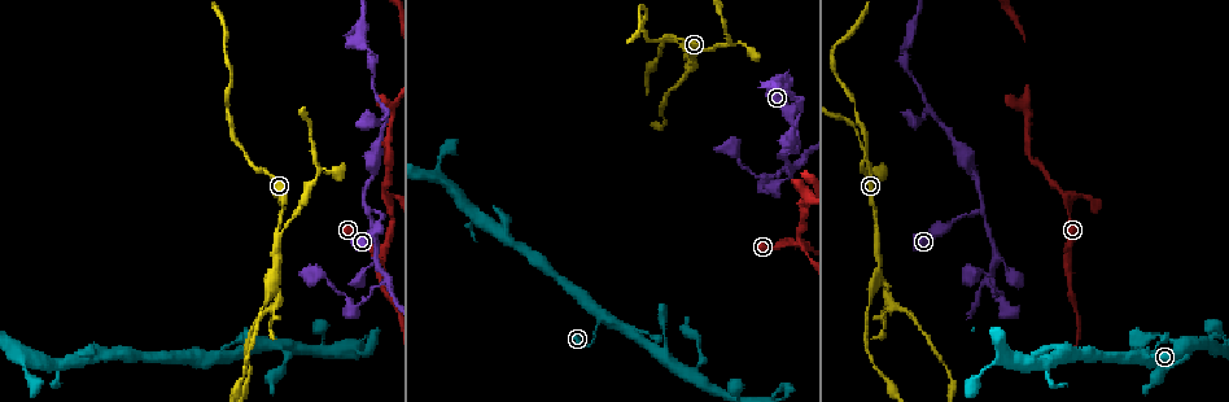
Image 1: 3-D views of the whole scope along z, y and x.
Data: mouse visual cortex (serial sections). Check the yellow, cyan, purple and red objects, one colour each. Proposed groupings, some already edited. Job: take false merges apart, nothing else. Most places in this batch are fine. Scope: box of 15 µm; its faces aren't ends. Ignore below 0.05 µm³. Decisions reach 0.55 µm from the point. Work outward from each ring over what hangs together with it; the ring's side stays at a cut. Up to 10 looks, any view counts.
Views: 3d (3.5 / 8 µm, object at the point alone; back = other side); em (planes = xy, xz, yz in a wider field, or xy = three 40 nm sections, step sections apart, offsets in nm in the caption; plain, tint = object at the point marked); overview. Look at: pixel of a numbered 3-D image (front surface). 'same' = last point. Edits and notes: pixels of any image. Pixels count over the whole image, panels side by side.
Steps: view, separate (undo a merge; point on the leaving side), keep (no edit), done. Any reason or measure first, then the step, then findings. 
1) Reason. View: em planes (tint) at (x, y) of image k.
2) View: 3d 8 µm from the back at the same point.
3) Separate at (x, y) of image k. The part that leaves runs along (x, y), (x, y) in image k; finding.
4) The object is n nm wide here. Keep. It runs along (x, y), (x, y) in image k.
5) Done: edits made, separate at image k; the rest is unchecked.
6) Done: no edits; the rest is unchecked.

A fork. View: 3d 8 µm from the back at (1068, 201) of image 1.

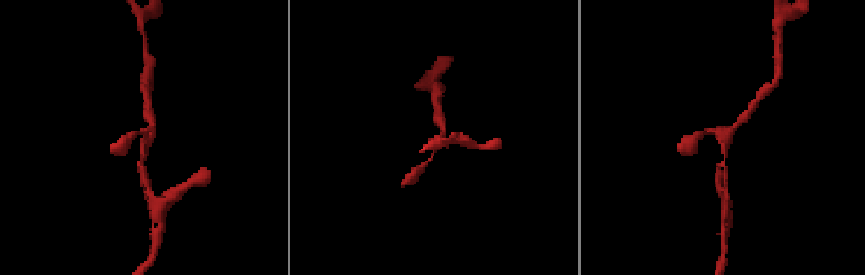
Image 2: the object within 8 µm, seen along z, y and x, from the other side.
Closer look. View: 3d 3.5 µm at (726, 140) of image 2.

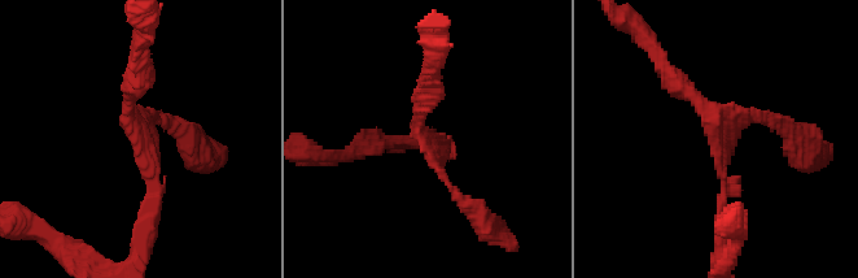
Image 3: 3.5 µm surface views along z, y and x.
3 arms meet here; the arms are 100, 150, 200 nm wide. View: em xy step 2 (tint) at (717, 136) of image 3.

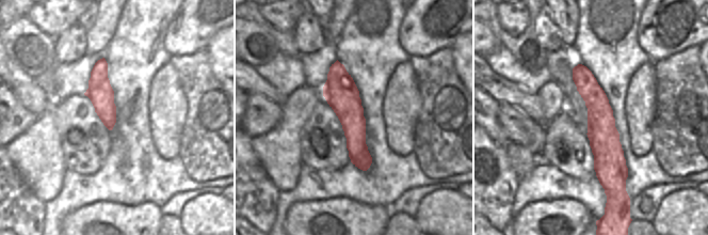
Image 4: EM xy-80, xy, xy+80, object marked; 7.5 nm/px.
Keep. It runs along (579, 67), (598, 106), (612, 184) in image 4; all the same cell.

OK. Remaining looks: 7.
Branch point. View: 3d 3.5 µm at (368, 208) of image 1.

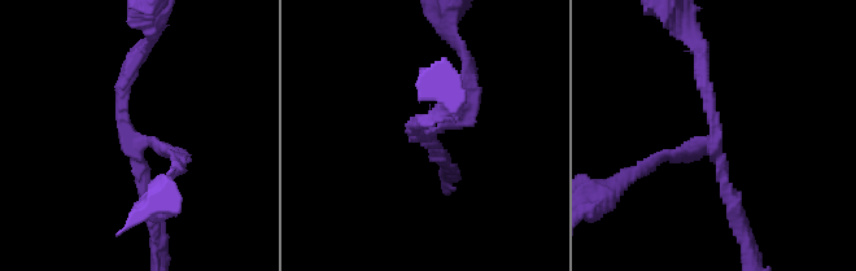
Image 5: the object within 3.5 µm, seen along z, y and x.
3 arms meet here; the arms are 150, 150, 200 nm wide; now the EM. View: em xy step 1 (tint) at (137, 145) of image 5.

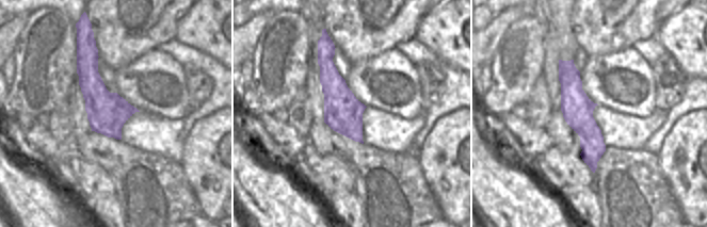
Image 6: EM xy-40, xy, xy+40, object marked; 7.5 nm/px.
Keep. It runs along (561, 63), (591, 135), (593, 167) in image 6; one cell here.

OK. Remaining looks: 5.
Abrupt turn. View: 3d 3.5 µm at (916, 121) of image 1.

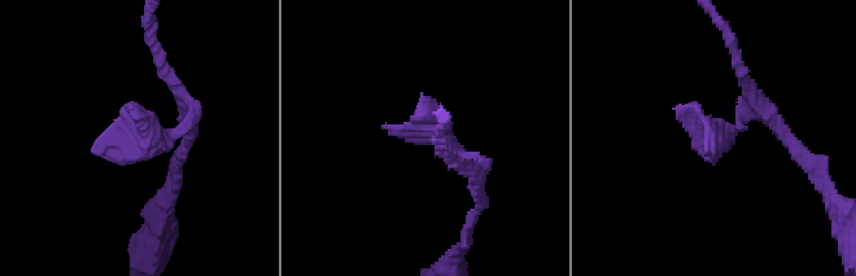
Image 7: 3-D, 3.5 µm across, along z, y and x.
Now the EM. View: em xy step 5 (tint) at (717, 142) of image 7.

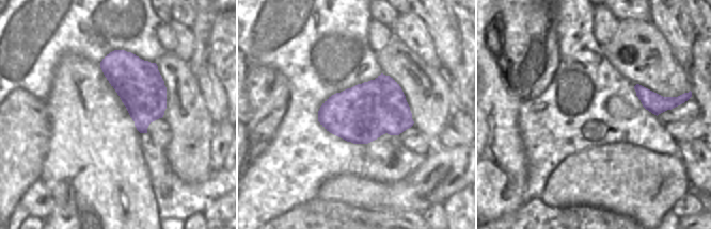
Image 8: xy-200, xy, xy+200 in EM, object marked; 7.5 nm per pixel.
Keep. One cell here.

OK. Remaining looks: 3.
Branch point. View: 3d 3.5 µm at (691, 52) of image 1.

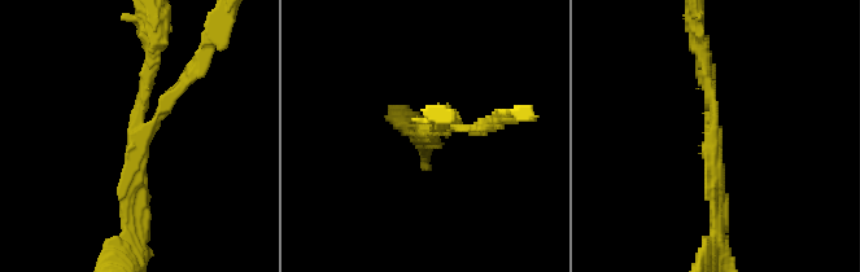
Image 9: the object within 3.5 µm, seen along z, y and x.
Now the EM. View: em xy step 5 (tint) at (430, 133) of image 9.

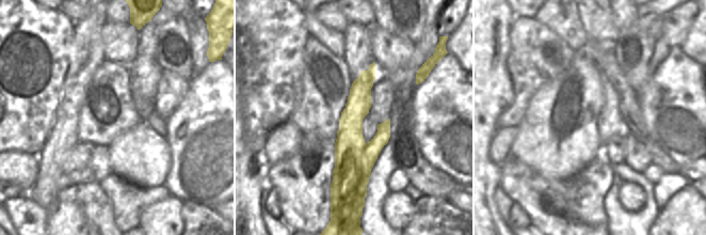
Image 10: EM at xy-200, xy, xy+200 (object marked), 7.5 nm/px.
3 arms meet here. Separate at (179, 87) of image 9. The part that leaves runs along (131, 192), (135, 259) in image 9; a second cell is stuck on.

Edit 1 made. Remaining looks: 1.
Done: edits made, separate at image 9; the rest is unchecked.

